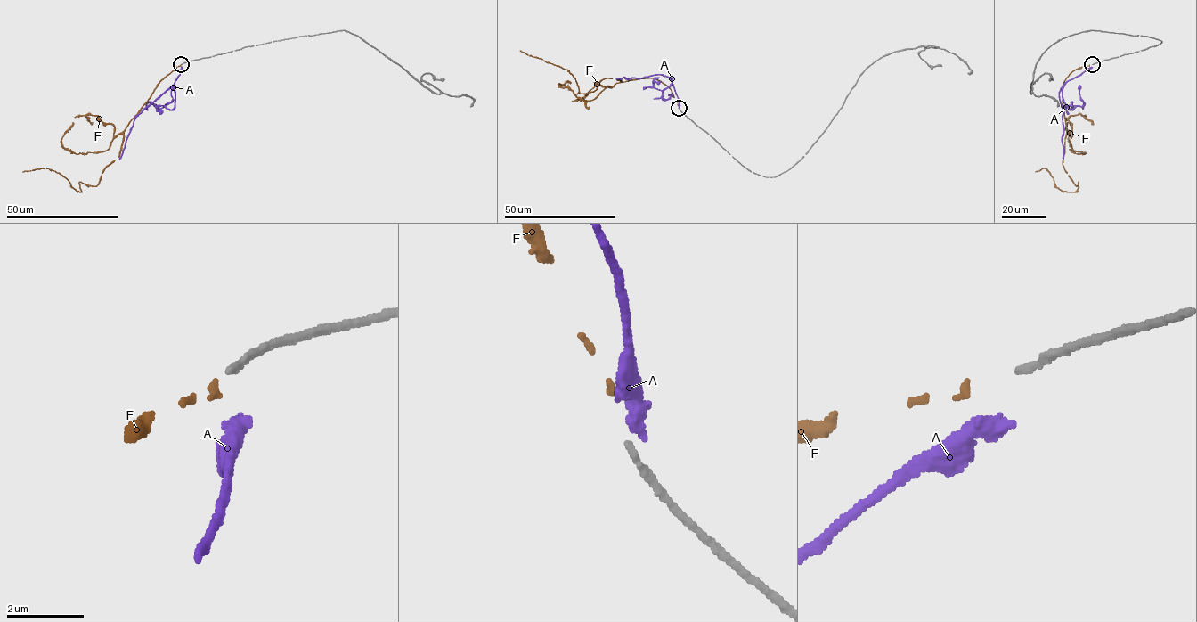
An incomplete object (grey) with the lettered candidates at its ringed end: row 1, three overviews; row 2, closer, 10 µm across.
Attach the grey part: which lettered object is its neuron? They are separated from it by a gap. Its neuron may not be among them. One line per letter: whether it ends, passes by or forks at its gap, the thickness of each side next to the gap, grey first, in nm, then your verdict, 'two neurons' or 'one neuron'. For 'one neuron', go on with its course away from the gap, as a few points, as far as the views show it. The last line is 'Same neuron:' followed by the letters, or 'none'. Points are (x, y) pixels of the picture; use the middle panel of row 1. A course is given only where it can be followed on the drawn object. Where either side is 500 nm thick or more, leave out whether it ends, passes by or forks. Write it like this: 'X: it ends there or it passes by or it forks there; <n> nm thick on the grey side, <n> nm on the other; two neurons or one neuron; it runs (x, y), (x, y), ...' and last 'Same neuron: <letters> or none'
A: it ends there; 150 nm thick on the grey side, 440 nm on the other; two neurons
F: it ends there; 150 nm thick on the grey side, 150 nm on the other; one neuron; it runs (678, 105), (655, 77), (605, 77), (593, 92), (577, 94), (566, 69), (520, 51)
Same neuron: F

